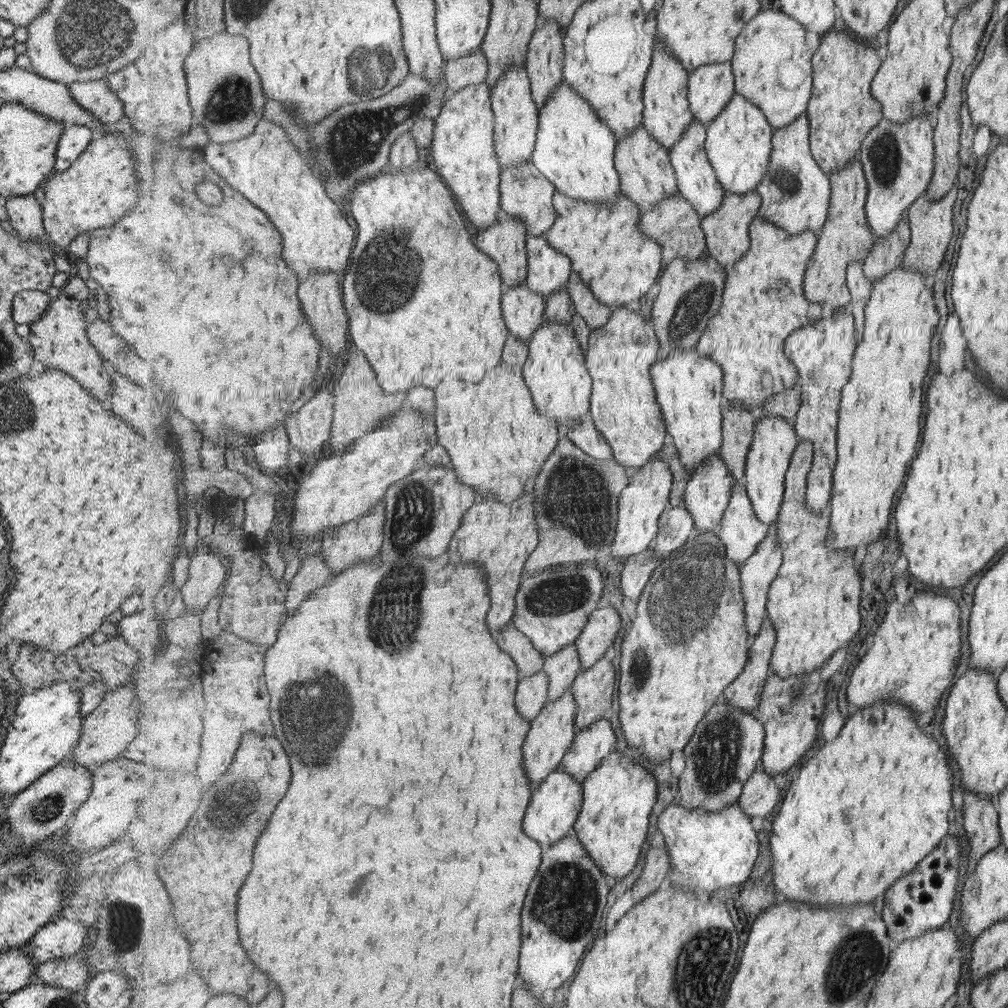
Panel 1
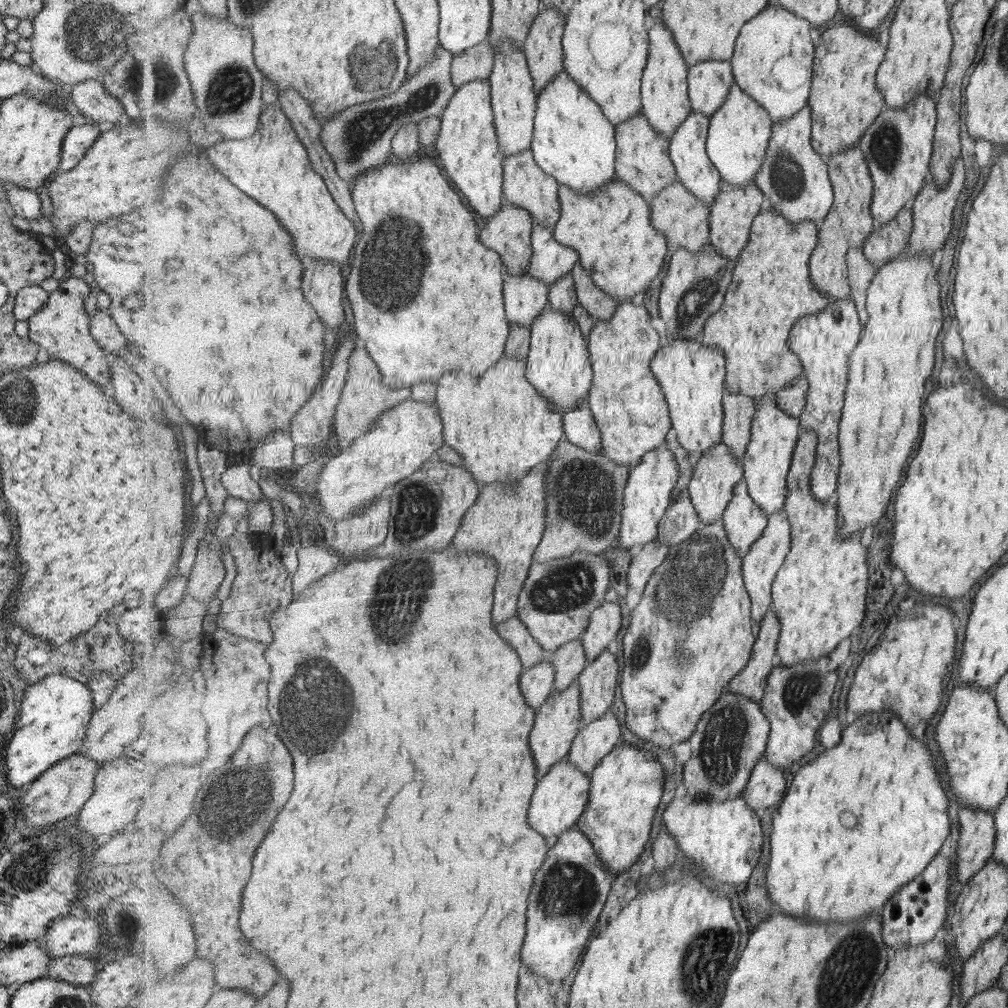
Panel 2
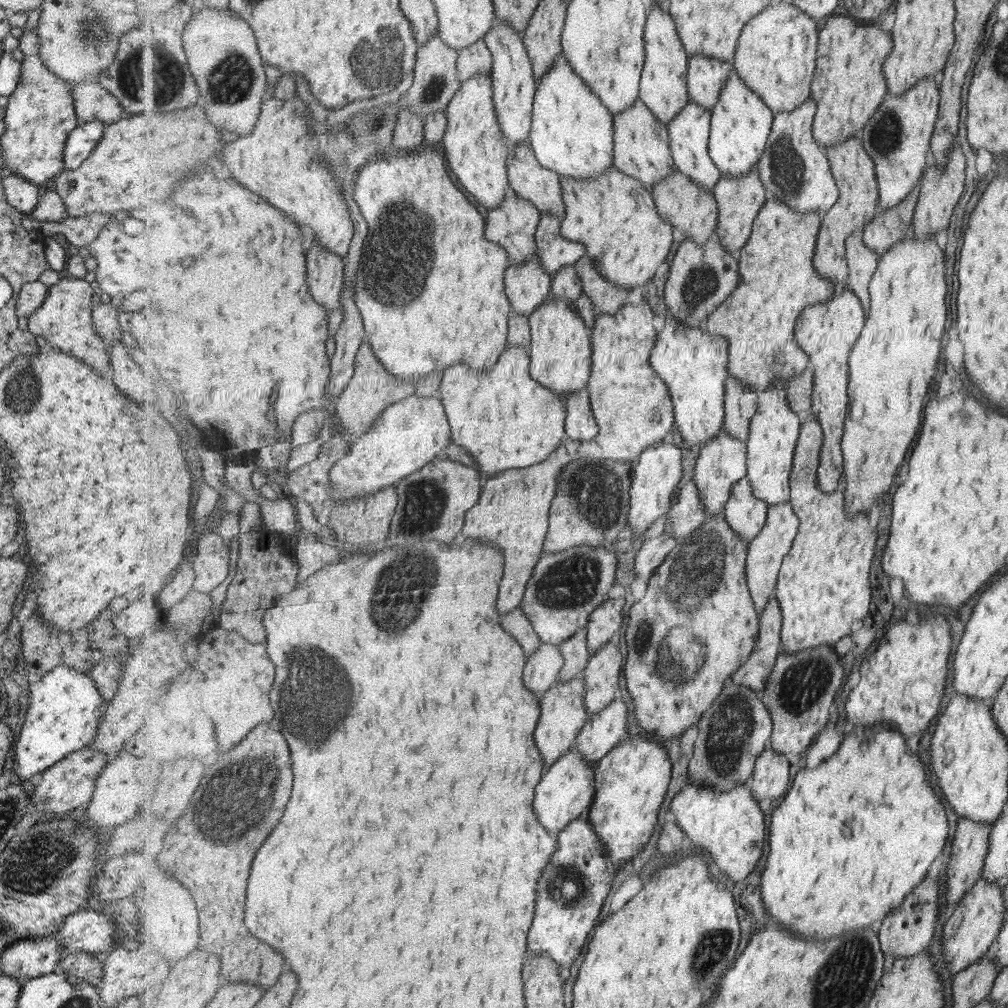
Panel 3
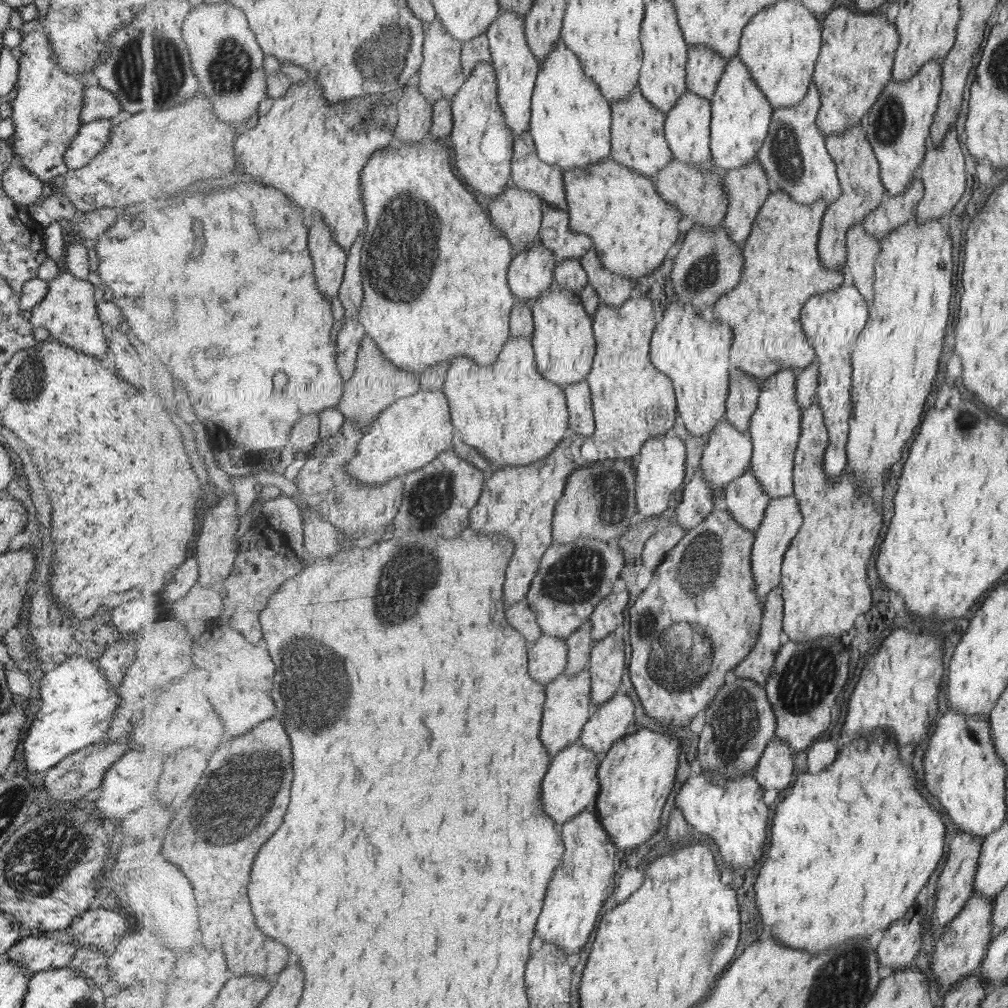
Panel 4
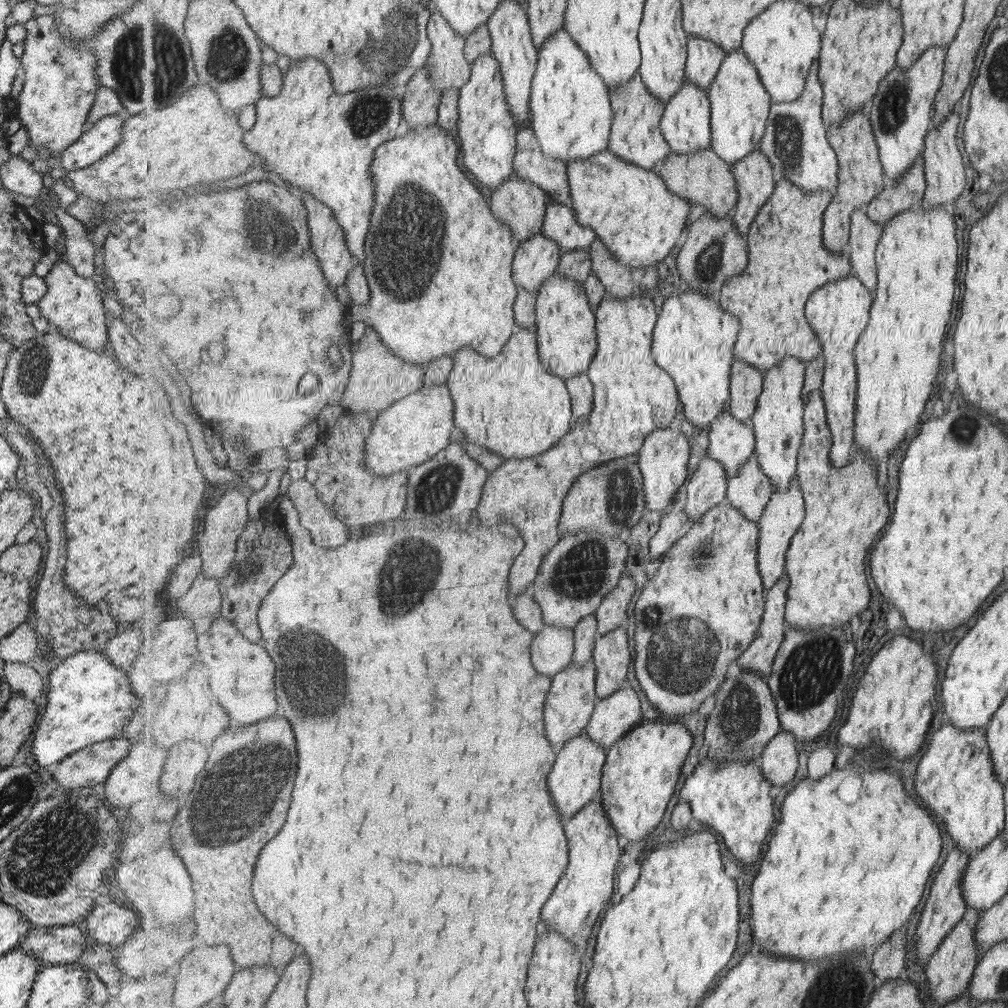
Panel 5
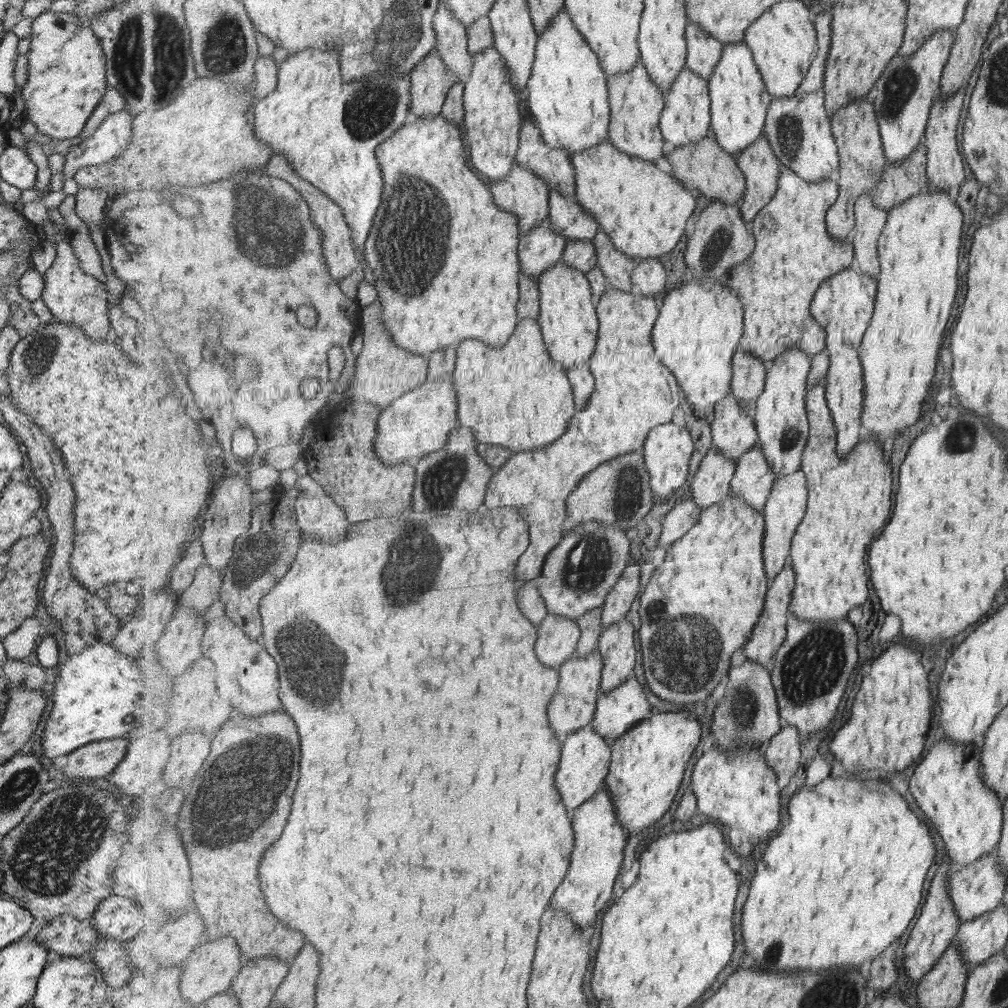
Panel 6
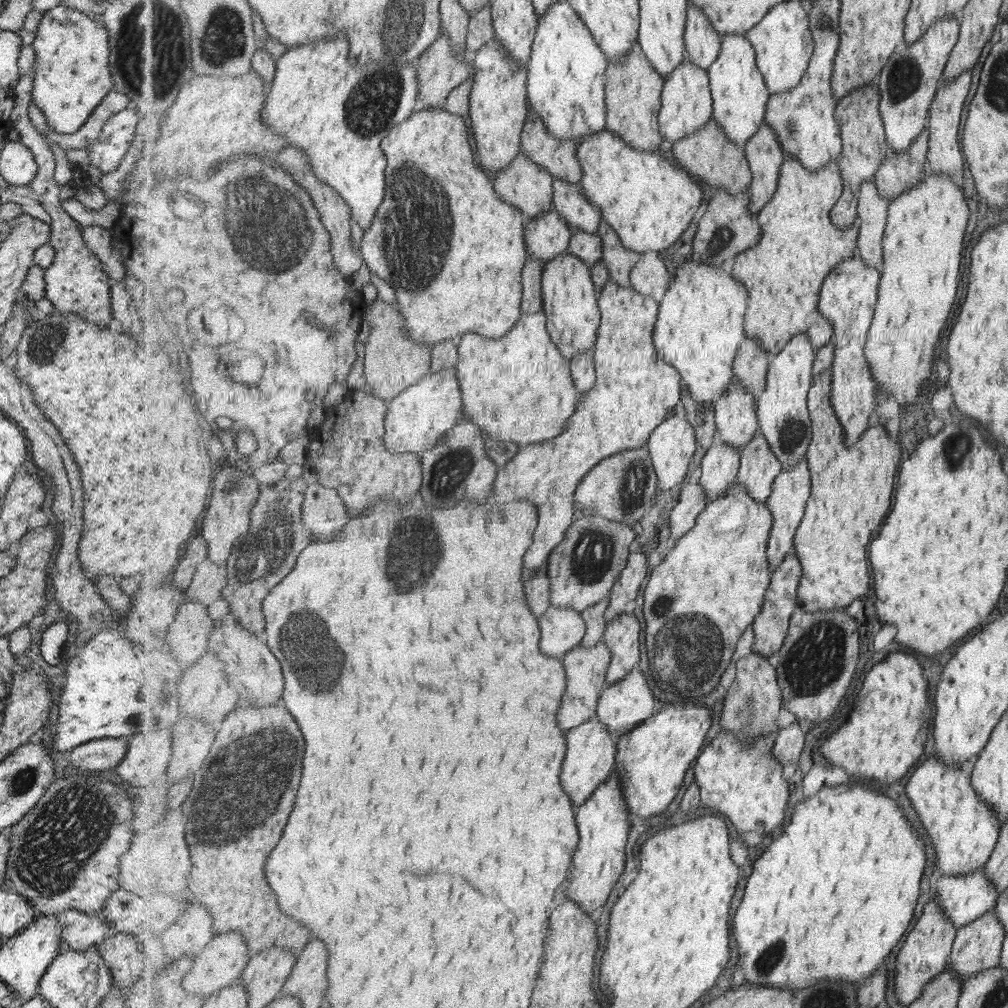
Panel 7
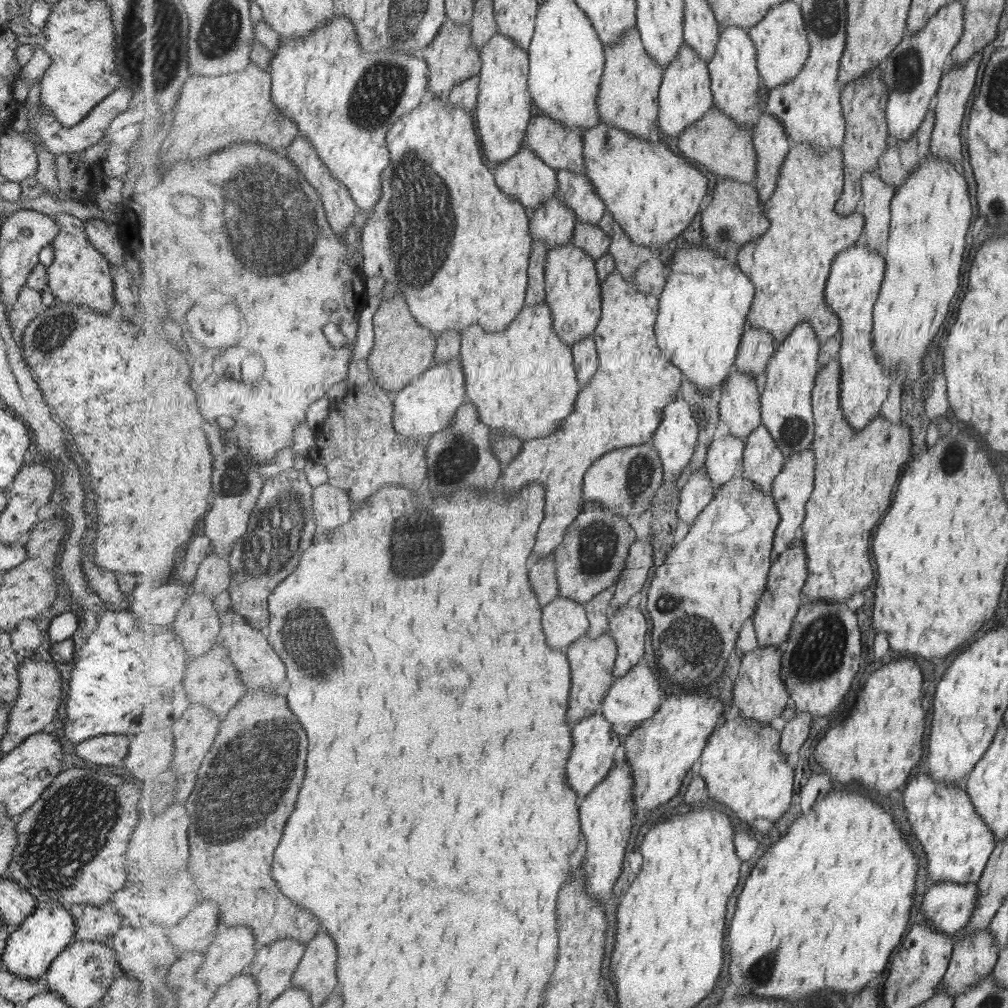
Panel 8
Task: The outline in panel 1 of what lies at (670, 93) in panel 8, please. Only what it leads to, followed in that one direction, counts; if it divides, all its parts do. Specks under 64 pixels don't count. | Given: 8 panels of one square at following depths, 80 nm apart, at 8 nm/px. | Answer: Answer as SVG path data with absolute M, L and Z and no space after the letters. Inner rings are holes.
M695 119L681 140L670 150L670 159L678 176L679 191L702 214L702 218L715 212L724 201L726 191L706 152L707 129L705 123Z

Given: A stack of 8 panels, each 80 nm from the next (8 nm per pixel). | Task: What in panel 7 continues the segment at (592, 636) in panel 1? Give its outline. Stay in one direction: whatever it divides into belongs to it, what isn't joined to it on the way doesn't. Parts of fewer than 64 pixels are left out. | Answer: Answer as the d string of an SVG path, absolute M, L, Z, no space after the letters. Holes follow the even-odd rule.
M640 552L631 553L628 565L623 569L622 575L609 594L611 600L606 614L608 623L624 613L627 602L639 596L639 590L647 578L648 571L647 556Z

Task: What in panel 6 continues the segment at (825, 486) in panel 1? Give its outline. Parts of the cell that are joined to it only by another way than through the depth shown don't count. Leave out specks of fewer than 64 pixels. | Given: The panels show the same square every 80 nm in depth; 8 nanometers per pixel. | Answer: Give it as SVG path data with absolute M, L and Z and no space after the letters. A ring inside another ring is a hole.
M853 266L848 273L827 279L819 287L811 305L814 318L825 327L828 334L826 351L831 358L831 365L825 386L826 397L838 430L838 453L841 457L849 456L865 437L862 418L866 403L866 383L859 348L870 327L877 298L876 278Z

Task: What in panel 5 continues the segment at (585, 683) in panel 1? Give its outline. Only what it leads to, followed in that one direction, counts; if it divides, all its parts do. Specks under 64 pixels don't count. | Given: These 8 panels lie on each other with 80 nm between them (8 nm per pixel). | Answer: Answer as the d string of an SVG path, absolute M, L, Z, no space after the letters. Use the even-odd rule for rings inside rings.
M617 627L601 636L596 643L593 660L598 666L599 700L613 695L625 686L633 662L627 630Z

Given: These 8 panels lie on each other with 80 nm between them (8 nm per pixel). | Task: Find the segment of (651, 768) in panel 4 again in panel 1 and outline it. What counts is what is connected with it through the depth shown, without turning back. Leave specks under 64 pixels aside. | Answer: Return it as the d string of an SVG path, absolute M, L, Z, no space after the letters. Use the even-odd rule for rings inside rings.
M613 751L583 782L584 801L574 831L589 856L605 875L616 881L633 872L649 836L651 812L657 804L657 780L653 772L631 756Z

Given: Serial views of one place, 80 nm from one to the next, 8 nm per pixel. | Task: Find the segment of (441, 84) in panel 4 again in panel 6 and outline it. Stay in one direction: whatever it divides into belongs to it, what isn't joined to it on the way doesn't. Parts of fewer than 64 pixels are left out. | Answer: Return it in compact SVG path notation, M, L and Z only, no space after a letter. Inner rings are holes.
M441 3L434 18L438 36L437 50L442 54L448 69L457 74L458 82L467 80L474 70L474 58L468 49L468 28Z

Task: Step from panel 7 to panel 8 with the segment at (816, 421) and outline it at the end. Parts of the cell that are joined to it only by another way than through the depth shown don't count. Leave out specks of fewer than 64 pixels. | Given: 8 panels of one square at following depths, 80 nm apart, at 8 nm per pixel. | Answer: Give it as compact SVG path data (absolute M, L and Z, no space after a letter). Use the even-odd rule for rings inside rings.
M839 357L821 368L812 394L816 435L811 448L816 454L814 494L807 505L807 516L800 530L808 554L810 575L803 594L809 602L846 603L855 592L865 590L876 580L871 562L873 532L894 502L894 492L913 456L913 436L905 422L895 424L887 418L875 417L863 430L852 427L842 409L842 368Z

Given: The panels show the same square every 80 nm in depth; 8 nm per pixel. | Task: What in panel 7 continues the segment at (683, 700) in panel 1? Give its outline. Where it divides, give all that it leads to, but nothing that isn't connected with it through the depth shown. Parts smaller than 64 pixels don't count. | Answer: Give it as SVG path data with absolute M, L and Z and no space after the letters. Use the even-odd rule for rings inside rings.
M734 484L726 490L726 495L722 499L708 503L704 511L698 516L696 525L691 530L676 541L674 547L668 552L664 561L658 564L652 572L644 593L644 619L646 621L645 640L647 655L649 658L650 670L659 688L675 693L679 698L702 700L705 696L712 694L713 688L719 689L719 680L731 660L737 660L744 652L739 646L739 641L743 638L744 632L751 627L758 615L762 611L763 603L766 599L768 588L772 581L772 571L770 558L768 556L768 544L770 543L771 531L774 528L774 514L768 507L767 502L755 500L750 495L746 486Z

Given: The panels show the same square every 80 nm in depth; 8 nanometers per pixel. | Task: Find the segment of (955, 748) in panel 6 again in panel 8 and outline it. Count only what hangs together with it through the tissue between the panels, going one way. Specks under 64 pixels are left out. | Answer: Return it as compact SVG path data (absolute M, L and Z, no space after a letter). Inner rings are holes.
M927 769L908 781L905 811L911 836L917 838L928 861L927 883L975 884L982 879L987 860L995 848L994 834L987 829L963 784L942 784Z

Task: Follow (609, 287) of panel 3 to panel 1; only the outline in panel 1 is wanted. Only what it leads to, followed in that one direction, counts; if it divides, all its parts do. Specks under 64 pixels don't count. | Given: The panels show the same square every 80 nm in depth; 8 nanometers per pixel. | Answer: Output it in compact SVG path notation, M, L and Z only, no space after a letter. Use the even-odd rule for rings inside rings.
M574 272L570 276L567 288L575 303L576 312L583 315L592 330L609 322L614 310L595 296L595 293L578 272Z

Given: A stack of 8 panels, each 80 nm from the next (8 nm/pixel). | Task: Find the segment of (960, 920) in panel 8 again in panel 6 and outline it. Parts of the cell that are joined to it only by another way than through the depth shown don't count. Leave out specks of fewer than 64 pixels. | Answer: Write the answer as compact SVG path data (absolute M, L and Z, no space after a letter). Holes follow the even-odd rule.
M993 848L991 853L987 853L987 856L974 864L963 868L963 871L957 871L950 876L951 899L955 901L955 907L963 923L980 916L984 917L987 911L999 907L1005 898L1007 874L999 867L999 856L995 850L997 848Z

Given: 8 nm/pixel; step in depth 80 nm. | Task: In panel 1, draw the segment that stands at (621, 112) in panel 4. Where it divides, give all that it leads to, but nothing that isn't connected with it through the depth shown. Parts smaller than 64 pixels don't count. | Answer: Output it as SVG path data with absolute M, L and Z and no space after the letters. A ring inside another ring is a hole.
M644 122L628 137L617 142L616 167L621 174L622 192L631 200L648 211L663 199L679 193L678 176L670 159L670 150L650 133Z

